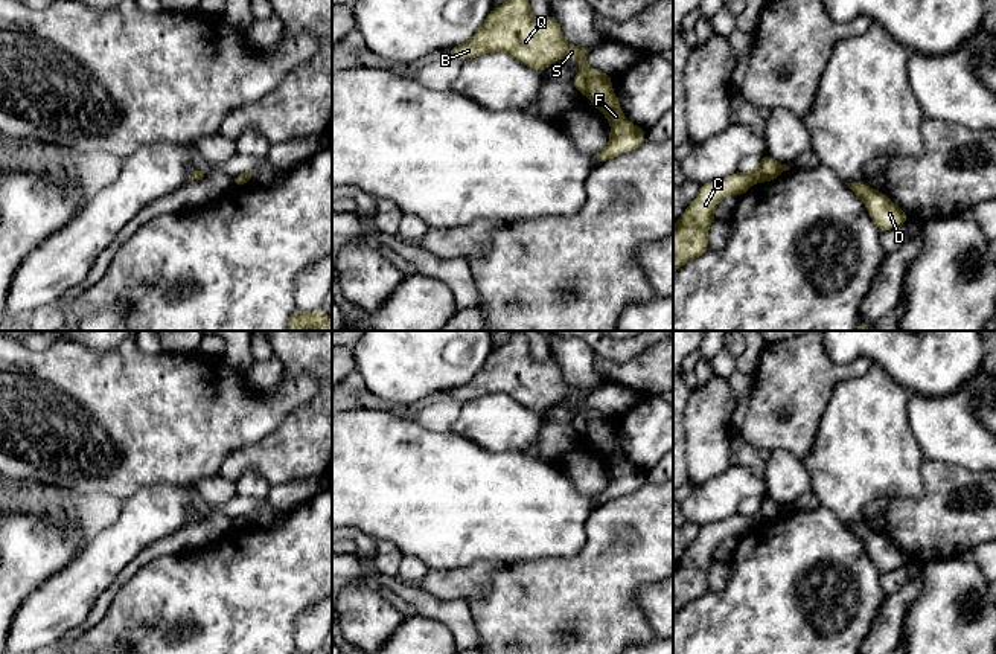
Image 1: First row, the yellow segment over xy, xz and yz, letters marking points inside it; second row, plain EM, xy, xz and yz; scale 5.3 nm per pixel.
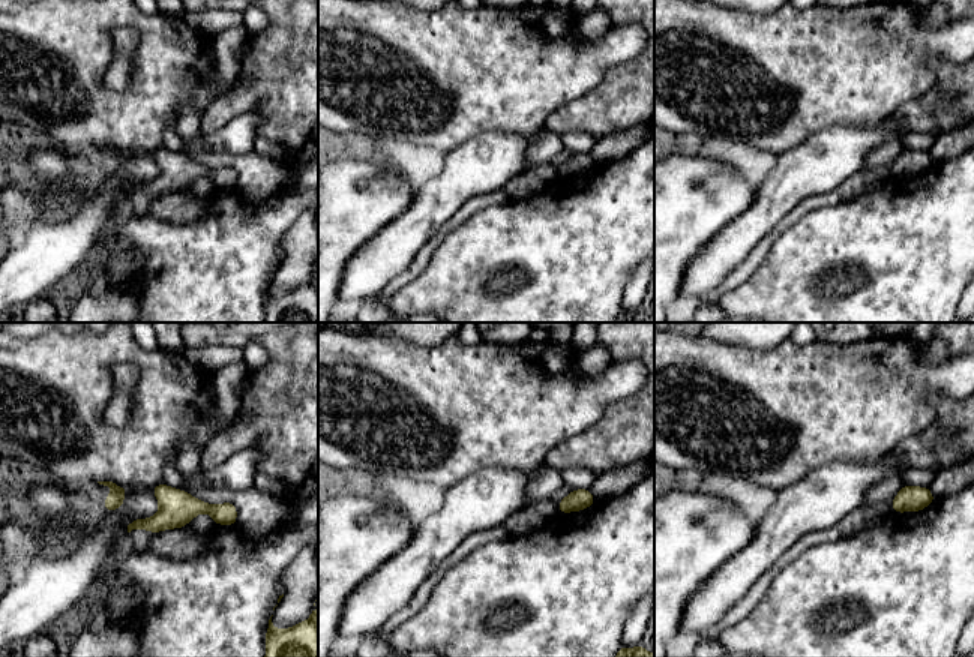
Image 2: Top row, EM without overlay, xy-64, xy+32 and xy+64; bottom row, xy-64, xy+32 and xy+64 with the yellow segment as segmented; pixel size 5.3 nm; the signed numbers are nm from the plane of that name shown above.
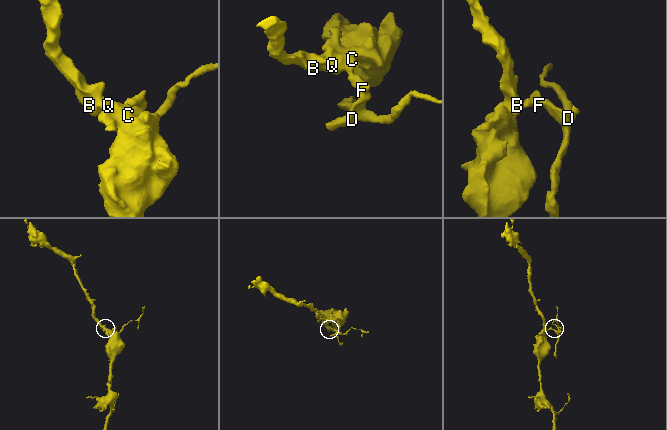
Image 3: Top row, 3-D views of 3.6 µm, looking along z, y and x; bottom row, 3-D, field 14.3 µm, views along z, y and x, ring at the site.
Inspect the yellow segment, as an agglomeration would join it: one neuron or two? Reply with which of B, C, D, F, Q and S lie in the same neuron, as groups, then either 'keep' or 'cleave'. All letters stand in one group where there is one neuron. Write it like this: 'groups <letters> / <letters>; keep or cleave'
groups B C Q S / D F; cleave

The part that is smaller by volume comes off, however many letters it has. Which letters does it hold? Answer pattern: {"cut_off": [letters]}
{"cut_off": ["D", "F"]}

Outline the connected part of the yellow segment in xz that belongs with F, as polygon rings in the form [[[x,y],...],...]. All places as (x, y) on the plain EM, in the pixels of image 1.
[[[583,410],[574,416],[573,425],[611,465],[608,486],[594,495],[597,506],[634,492],[646,483],[646,473],[624,459],[624,453],[612,431],[611,416]]]

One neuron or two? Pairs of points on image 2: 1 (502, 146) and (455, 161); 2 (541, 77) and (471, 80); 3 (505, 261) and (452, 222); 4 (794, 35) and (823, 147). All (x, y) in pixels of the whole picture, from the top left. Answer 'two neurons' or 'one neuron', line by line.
1: one neuron
2: one neuron
3: two neurons
4: two neurons

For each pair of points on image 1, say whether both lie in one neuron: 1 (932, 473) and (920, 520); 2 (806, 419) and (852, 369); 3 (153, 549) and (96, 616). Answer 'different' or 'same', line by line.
1: same
2: same
3: same

